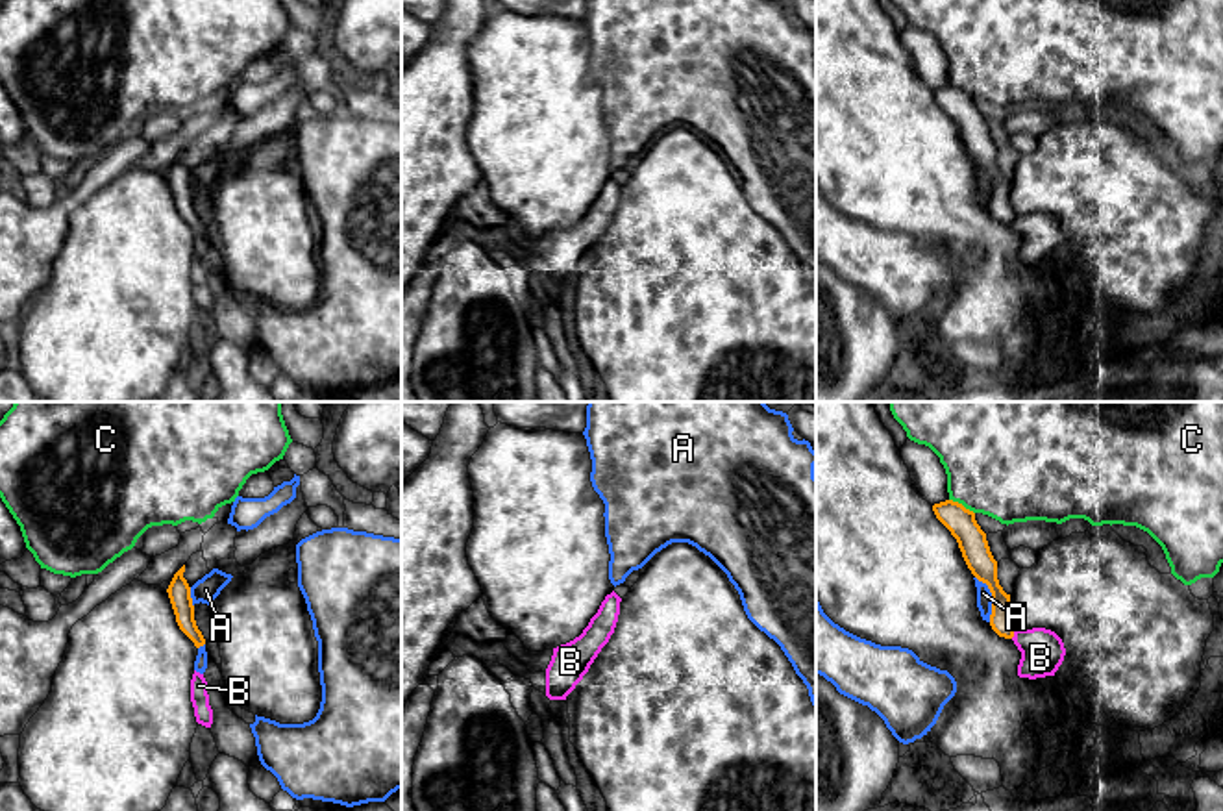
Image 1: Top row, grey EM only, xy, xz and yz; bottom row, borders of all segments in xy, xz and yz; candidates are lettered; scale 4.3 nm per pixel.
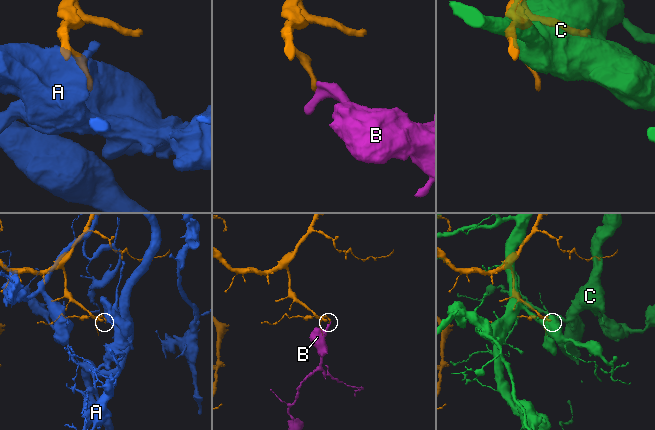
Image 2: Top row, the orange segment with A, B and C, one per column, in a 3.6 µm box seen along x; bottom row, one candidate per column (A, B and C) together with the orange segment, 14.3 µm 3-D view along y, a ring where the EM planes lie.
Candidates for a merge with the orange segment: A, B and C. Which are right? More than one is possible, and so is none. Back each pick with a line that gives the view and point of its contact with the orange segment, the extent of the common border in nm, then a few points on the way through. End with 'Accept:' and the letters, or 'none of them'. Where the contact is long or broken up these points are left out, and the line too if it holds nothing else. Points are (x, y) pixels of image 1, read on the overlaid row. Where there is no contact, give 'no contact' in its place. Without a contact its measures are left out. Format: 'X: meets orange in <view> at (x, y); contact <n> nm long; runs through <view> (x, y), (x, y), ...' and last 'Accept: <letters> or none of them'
Accept: none of them

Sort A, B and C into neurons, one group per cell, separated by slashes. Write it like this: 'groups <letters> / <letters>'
groups A / B / C

